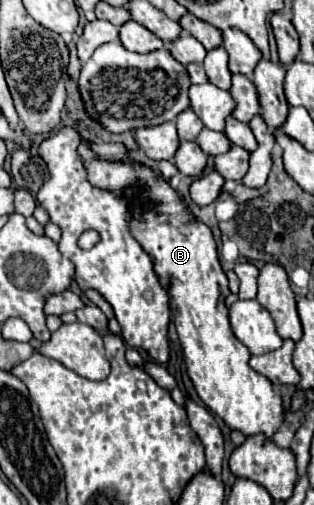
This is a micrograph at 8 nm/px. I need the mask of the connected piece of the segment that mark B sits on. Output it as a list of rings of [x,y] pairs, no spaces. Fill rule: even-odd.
[[[87,142],[79,146],[79,154],[85,160],[89,182],[99,188],[117,190],[137,182],[147,184],[141,200],[153,200],[159,204],[147,210],[143,220],[133,220],[131,232],[147,250],[147,254],[151,254],[161,284],[169,288],[169,304],[183,348],[187,374],[205,406],[229,428],[239,430],[245,436],[267,434],[267,438],[273,440],[273,434],[281,428],[285,418],[283,398],[279,392],[275,392],[273,384],[265,376],[257,374],[249,366],[251,354],[231,330],[229,312],[225,308],[225,298],[229,294],[227,276],[219,264],[211,230],[197,222],[189,208],[179,200],[179,194],[169,184],[157,180],[157,176],[147,166],[125,166],[99,160],[89,150]]]

